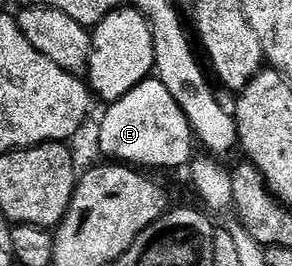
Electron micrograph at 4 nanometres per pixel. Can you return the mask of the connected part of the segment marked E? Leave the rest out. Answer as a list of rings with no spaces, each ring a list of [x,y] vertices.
[[[158,78],[143,80],[132,92],[114,101],[108,108],[111,109],[104,114],[103,125],[99,128],[99,148],[107,155],[104,157],[144,169],[186,169],[190,165],[193,159],[191,124],[181,106],[173,102],[173,94],[165,90]]]

